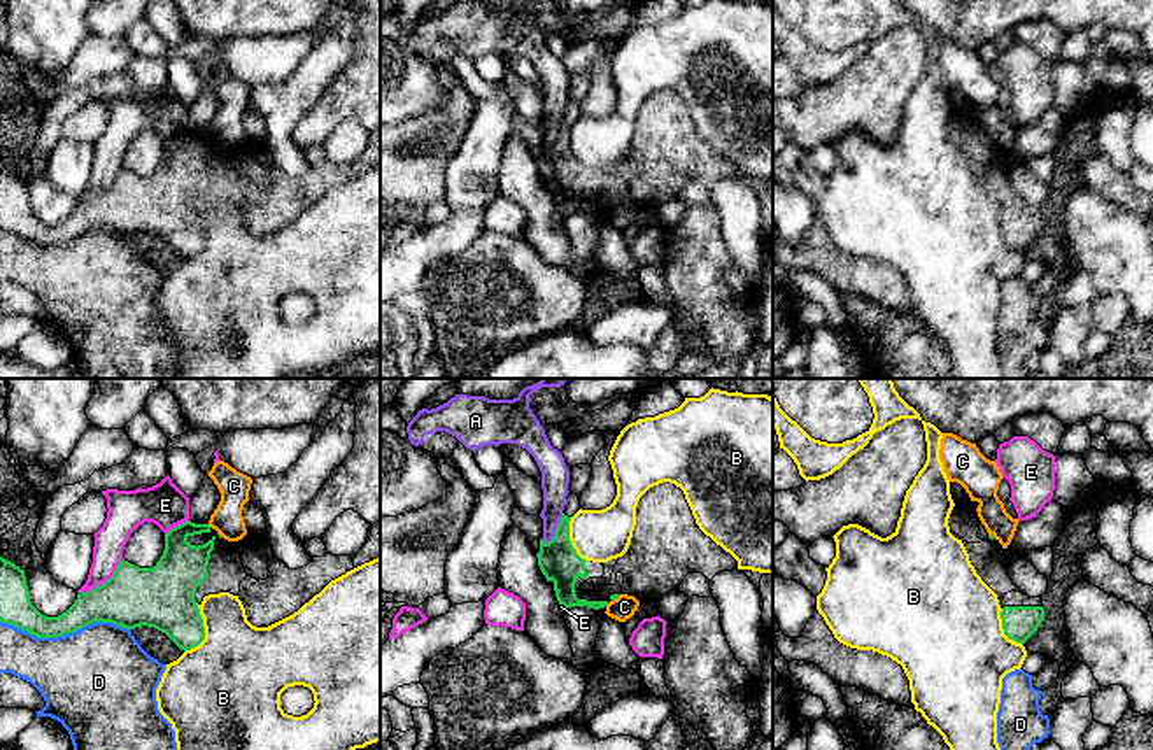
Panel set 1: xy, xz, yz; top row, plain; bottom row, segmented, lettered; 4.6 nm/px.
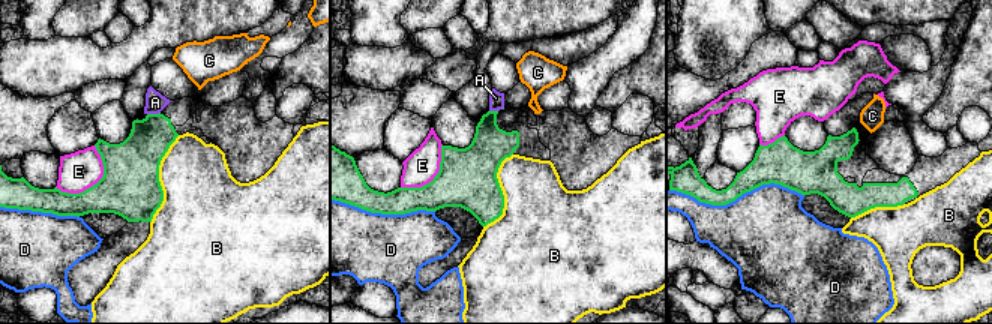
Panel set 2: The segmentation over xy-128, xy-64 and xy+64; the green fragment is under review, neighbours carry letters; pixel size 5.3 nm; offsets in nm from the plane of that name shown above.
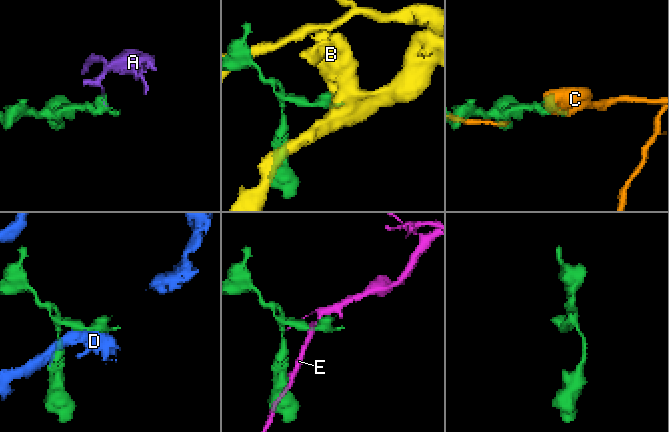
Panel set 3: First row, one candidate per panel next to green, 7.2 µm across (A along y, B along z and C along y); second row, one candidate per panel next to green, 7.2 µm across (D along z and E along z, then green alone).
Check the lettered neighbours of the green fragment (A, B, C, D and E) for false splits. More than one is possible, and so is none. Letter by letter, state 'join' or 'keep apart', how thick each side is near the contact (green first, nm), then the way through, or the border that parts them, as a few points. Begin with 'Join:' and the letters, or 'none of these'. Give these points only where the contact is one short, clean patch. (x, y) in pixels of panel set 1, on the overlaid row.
Join: none of these
A: keep apart | 180/130 nm | along xz (563, 514), (556, 533), (545, 544)
B: keep apart | 280/440 nm
C: keep apart | 30/110 nm | along xz (621, 594), (612, 601)
D: keep apart | 180/480 nm
E: keep apart | 280/140 nm

